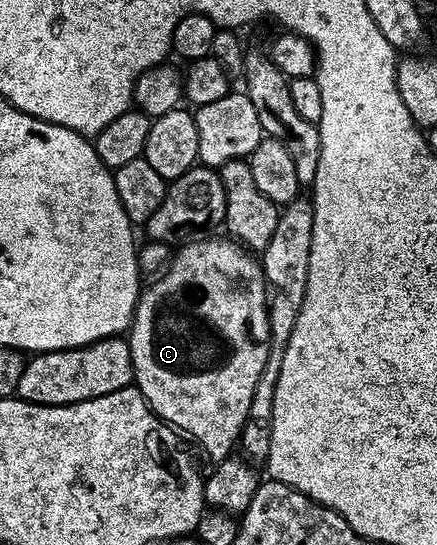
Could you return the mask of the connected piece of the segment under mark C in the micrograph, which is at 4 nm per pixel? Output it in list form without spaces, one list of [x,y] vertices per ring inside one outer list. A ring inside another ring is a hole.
[[[206,237],[195,239],[193,243],[183,243],[181,246],[177,248],[173,252],[172,258],[168,264],[168,266],[153,280],[154,283],[150,288],[143,290],[141,294],[138,296],[138,304],[136,305],[136,309],[134,310],[134,321],[130,325],[130,329],[128,332],[128,342],[130,345],[130,352],[132,353],[132,365],[134,366],[134,383],[140,389],[140,393],[146,399],[146,404],[151,407],[158,416],[158,418],[162,419],[165,423],[170,424],[171,427],[177,429],[179,432],[185,433],[187,431],[188,434],[191,435],[192,438],[195,439],[196,442],[199,443],[200,446],[203,447],[204,450],[207,451],[208,454],[214,458],[214,461],[221,461],[224,459],[231,458],[233,449],[235,450],[236,444],[239,442],[242,427],[246,424],[246,418],[248,417],[248,409],[252,405],[252,393],[256,393],[256,381],[260,381],[260,373],[264,373],[264,365],[268,361],[268,353],[270,352],[270,318],[266,316],[265,310],[259,309],[259,311],[246,311],[246,267],[242,263],[234,263],[237,261],[241,255],[244,255],[243,248],[239,246],[237,242],[234,241],[225,241],[226,243],[221,243],[220,240],[214,239],[218,237]]]

